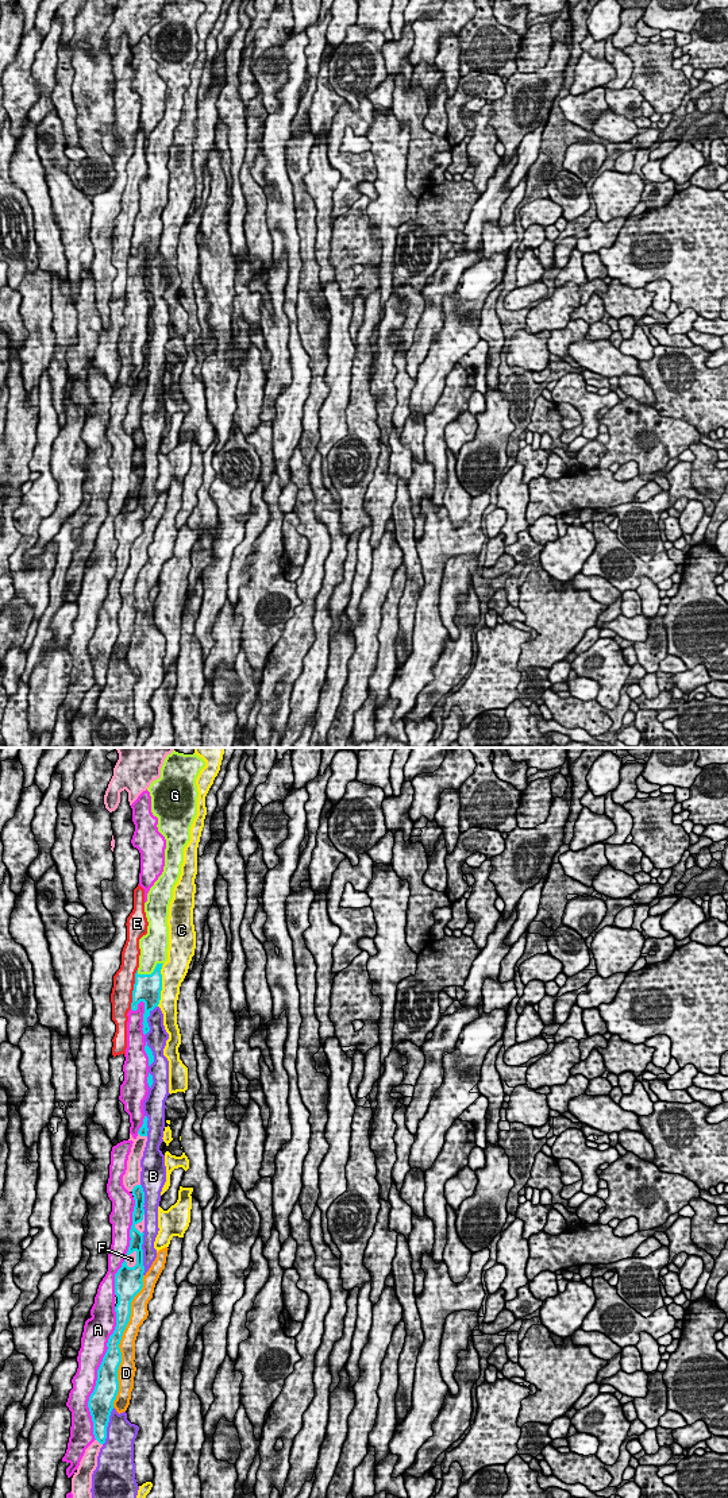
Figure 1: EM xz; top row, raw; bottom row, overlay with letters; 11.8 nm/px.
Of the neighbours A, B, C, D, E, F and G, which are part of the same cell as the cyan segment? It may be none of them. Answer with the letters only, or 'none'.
G

